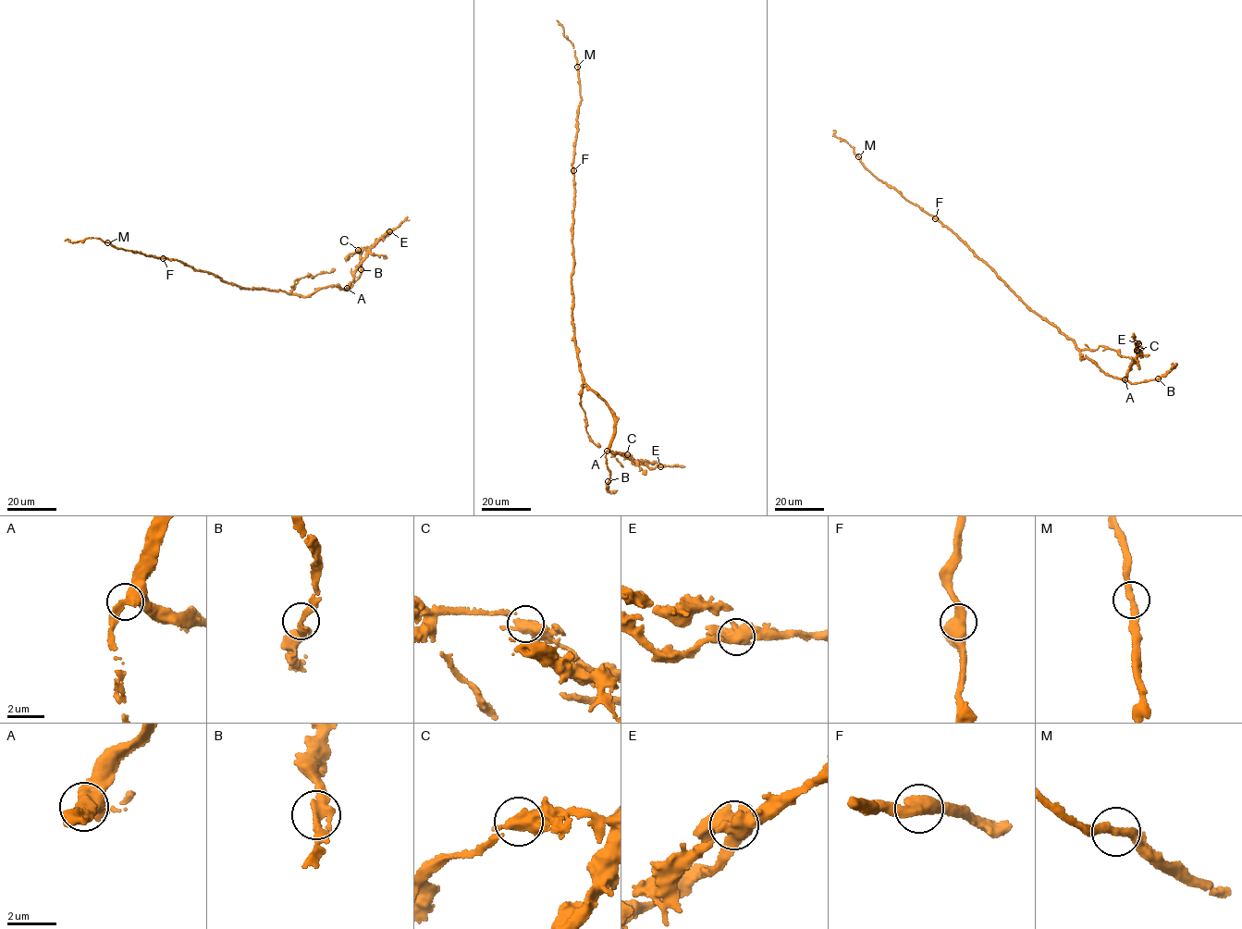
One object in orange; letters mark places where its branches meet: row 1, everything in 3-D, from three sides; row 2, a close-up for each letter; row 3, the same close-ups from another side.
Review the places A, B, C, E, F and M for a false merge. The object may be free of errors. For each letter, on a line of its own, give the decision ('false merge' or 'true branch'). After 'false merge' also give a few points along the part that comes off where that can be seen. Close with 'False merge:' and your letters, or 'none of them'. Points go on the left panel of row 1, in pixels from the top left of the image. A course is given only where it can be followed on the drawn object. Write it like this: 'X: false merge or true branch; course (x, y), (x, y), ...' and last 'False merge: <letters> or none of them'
A: true branch
B: true branch
C: true branch
E: false merge; course (389, 231), (367, 249)
F: true branch
M: true branch
False merge: E

